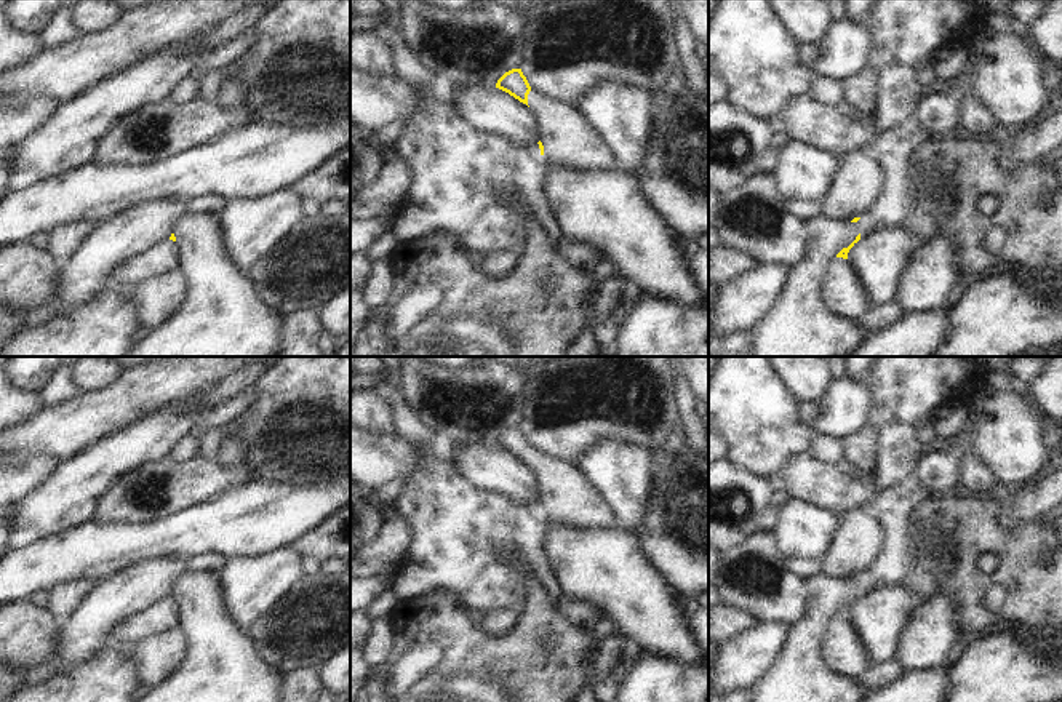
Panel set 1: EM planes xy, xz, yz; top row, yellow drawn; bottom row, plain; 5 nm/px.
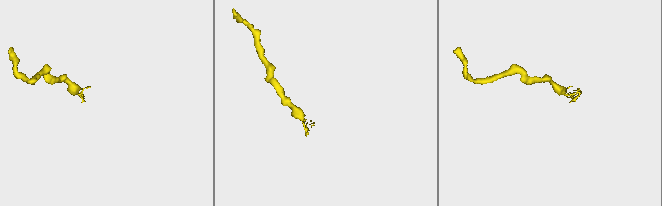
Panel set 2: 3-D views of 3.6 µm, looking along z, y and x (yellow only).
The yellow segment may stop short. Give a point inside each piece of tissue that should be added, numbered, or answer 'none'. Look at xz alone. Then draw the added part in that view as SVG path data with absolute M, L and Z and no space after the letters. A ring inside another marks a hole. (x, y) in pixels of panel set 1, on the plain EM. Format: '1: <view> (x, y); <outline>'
1: xz (570, 498); M534 448L528 464L539 477L544 517L581 529L614 529L621 518L601 489L577 465L544 454Z

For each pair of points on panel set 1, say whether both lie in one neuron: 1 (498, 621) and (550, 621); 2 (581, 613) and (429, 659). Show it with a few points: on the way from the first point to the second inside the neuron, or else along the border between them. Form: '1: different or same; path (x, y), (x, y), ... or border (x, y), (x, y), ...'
1: different; border (522, 614), (506, 635), (490, 635), (482, 629)
2: different; border (557, 605), (598, 638)

